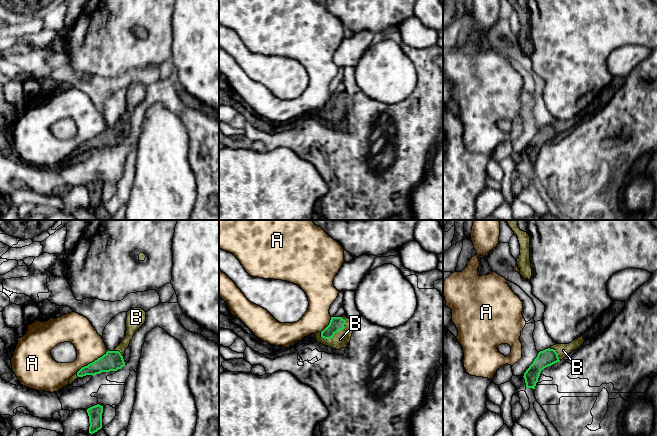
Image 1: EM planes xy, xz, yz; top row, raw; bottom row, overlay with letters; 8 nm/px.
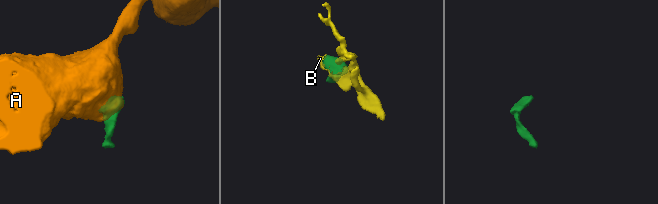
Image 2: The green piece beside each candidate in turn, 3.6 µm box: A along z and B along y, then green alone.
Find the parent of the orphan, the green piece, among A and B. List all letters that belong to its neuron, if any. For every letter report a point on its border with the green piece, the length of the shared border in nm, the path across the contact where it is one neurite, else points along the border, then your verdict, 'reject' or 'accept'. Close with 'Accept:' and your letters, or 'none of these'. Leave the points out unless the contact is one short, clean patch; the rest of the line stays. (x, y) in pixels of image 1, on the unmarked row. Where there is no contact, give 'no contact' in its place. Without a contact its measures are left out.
A: xy (92, 138) | 320 nm | along xy (108, 126), (93, 137), (82, 142), (76, 148) | reject
B: xz (336, 108) | 260 nm | accept
Accept: B

